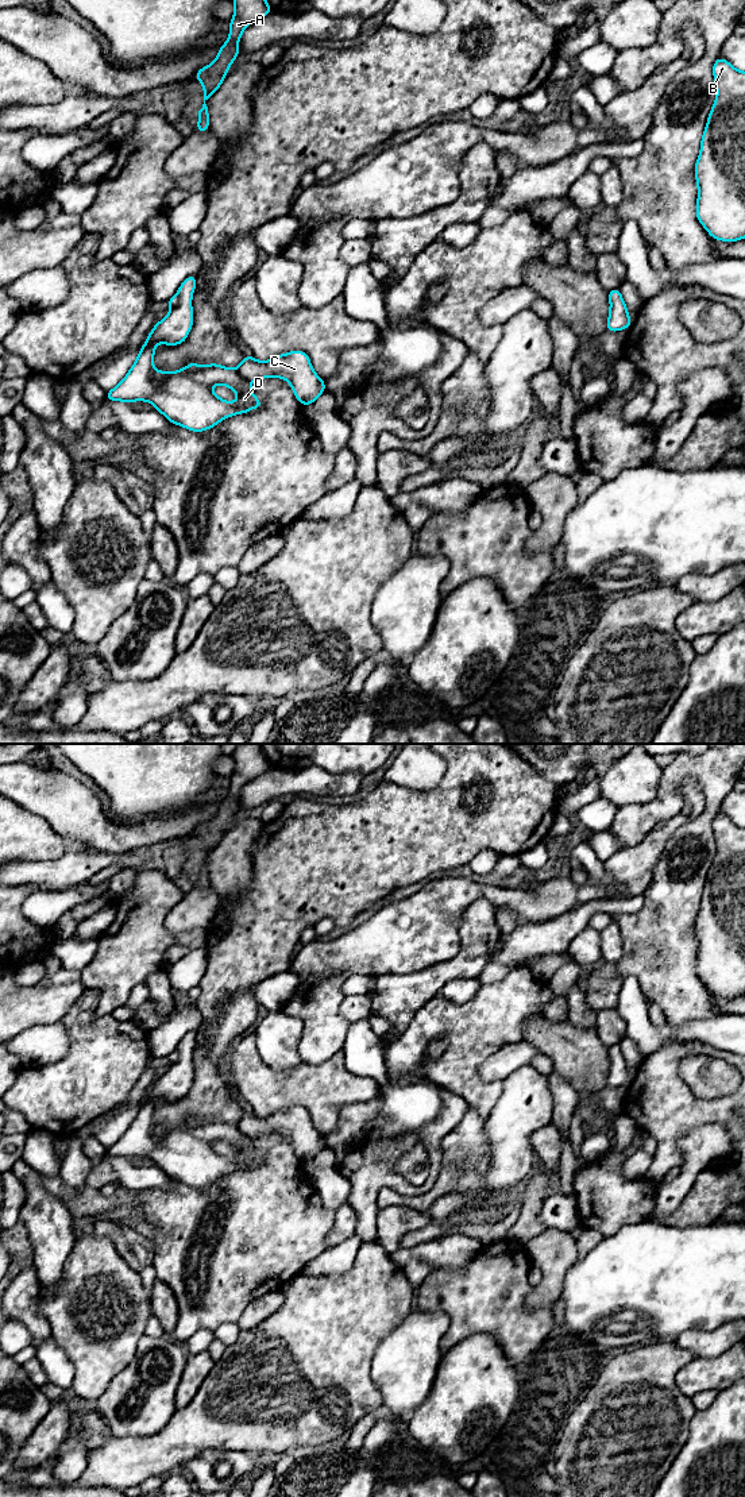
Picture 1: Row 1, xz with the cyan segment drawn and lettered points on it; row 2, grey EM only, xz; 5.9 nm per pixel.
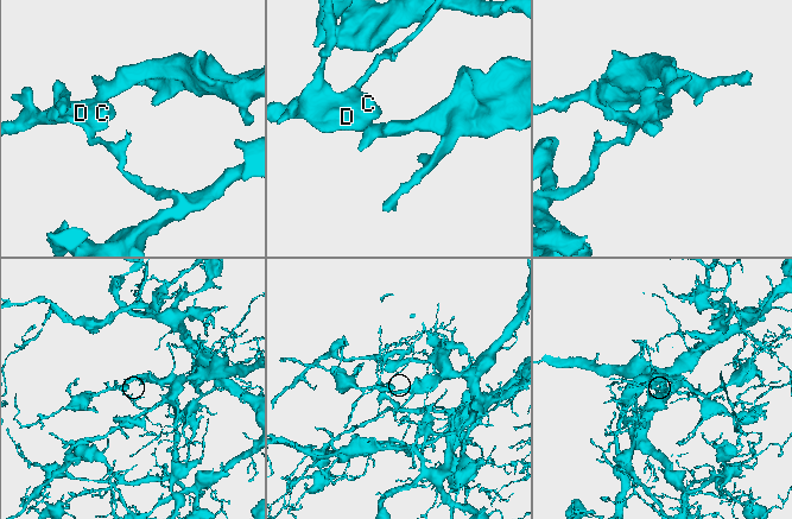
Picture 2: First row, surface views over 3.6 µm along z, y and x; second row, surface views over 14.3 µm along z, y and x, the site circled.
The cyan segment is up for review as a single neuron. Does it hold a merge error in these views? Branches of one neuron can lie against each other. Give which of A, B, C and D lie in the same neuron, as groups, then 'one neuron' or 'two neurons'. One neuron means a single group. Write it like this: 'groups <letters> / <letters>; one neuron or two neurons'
groups A B D / C; two neurons

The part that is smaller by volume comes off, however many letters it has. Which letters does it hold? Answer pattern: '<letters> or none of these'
C

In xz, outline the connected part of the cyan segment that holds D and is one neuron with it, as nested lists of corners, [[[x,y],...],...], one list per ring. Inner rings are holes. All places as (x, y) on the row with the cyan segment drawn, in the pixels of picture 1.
[[[189,275],[178,288],[178,305],[171,308],[165,319],[158,321],[148,333],[146,343],[139,350],[138,358],[127,375],[109,391],[107,400],[134,402],[151,402],[159,413],[170,423],[193,432],[202,432],[213,428],[220,421],[240,413],[247,413],[262,406],[262,401],[254,396],[248,381],[239,375],[235,369],[217,363],[196,364],[189,363],[184,369],[166,373],[154,369],[155,346],[162,343],[178,346],[184,343],[193,327],[192,297],[196,289],[196,275]],[[213,385],[224,385],[238,393],[233,402],[228,402],[213,393]]]

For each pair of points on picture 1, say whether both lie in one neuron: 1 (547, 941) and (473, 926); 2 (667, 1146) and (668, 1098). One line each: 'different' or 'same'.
1: different
2: same

